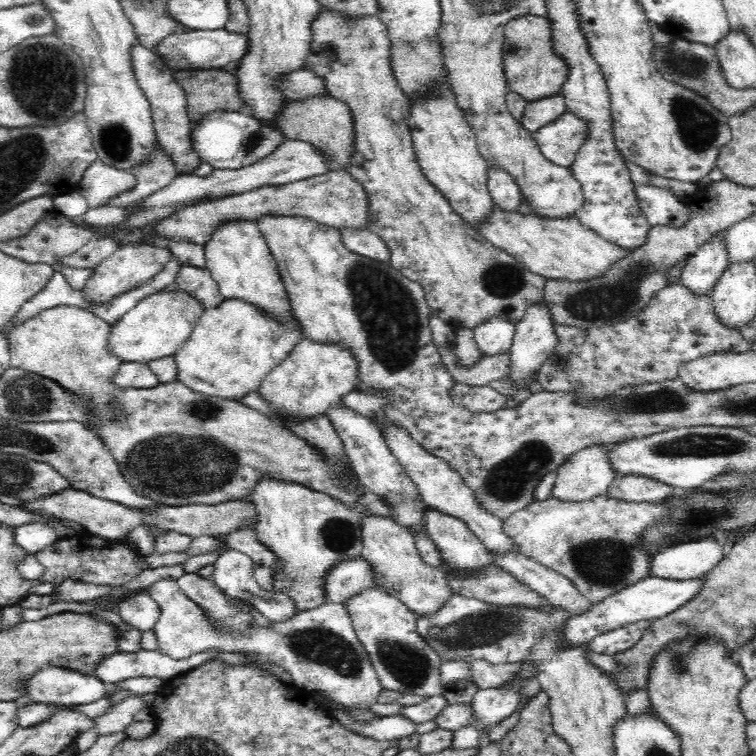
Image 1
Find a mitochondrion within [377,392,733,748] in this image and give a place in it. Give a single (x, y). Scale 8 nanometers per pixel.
(507, 481)

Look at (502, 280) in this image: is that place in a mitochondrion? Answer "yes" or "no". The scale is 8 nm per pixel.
yes

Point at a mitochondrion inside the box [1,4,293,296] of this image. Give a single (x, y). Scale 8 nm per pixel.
(43, 80)

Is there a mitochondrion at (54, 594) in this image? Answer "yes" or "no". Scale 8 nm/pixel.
no

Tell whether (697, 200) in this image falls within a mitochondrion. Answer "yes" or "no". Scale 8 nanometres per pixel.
no

